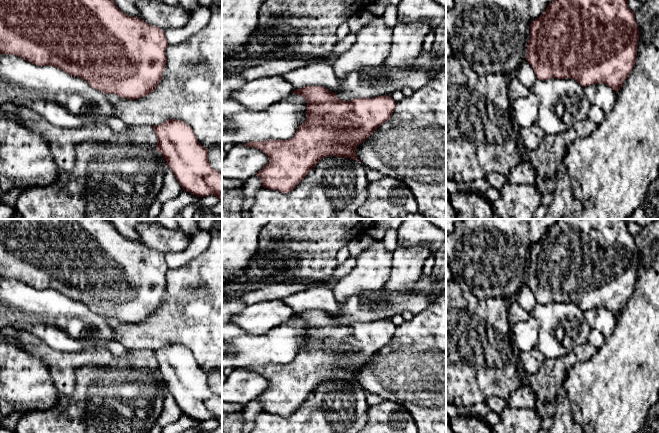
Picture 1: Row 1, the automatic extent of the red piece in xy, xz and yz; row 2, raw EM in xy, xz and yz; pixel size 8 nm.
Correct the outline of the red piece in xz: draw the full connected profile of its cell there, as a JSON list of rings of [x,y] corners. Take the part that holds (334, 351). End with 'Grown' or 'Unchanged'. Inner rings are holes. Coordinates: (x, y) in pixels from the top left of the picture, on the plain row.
[[[323,310],[302,311],[295,313],[293,318],[300,319],[307,325],[307,344],[298,351],[293,361],[288,364],[253,365],[244,368],[261,374],[269,382],[269,386],[256,397],[262,410],[283,417],[293,414],[326,380],[345,381],[361,386],[356,379],[356,371],[389,344],[396,332],[395,324],[387,319],[343,325],[336,317]]]. Unchanged

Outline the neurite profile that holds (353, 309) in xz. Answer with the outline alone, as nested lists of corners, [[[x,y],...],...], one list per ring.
[[[422,275],[413,291],[395,293],[382,289],[377,292],[364,292],[360,295],[348,297],[343,303],[339,304],[337,311],[327,313],[336,317],[337,321],[343,325],[349,325],[355,322],[374,322],[388,319],[395,315],[402,315],[404,311],[410,311],[416,315],[433,304],[444,291],[446,291],[446,281],[434,283],[430,276]]]

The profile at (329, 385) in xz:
[[[326,380],[288,417],[260,412],[251,433],[358,433],[368,420],[367,393],[350,382]]]

